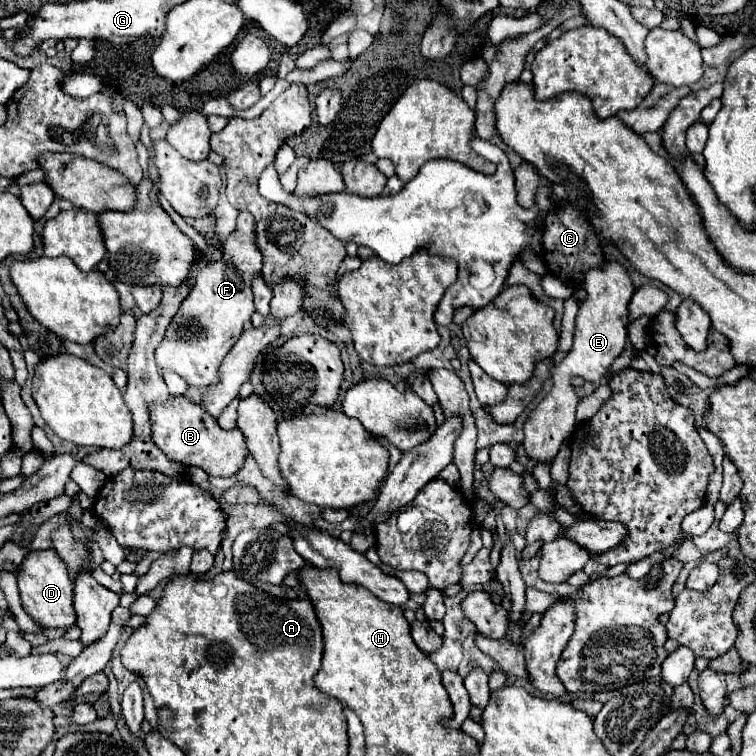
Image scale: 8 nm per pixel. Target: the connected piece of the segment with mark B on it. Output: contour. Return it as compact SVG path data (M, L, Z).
M184 395L168 397L162 405L150 407L152 421L152 441L170 457L170 461L182 463L184 467L200 467L212 477L230 477L240 467L248 453L240 429L224 431L214 417L210 417L202 407L188 401Z

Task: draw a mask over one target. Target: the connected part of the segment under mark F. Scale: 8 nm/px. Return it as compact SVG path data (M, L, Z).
M248 211L236 219L236 231L222 243L222 259L196 271L196 281L178 313L172 317L162 343L156 349L160 369L172 369L194 387L218 381L218 367L242 335L244 323L254 313L252 277L262 273L262 251L256 245L256 223Z

